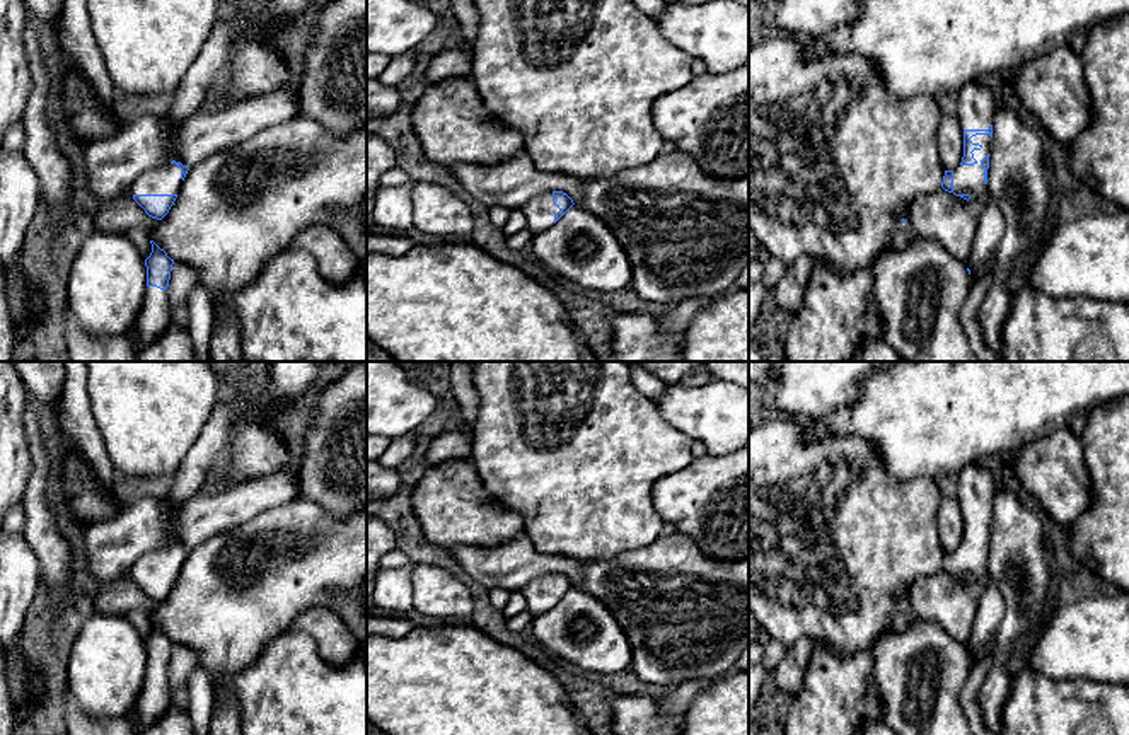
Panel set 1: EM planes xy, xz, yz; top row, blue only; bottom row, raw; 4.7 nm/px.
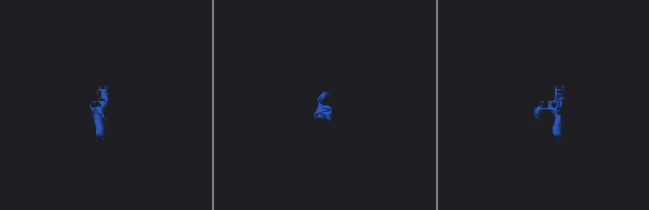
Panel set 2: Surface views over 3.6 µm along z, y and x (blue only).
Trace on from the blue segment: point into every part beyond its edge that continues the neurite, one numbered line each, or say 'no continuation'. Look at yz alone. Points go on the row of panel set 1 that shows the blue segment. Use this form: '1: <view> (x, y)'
1: yz (967, 179)
2: yz (904, 236)

